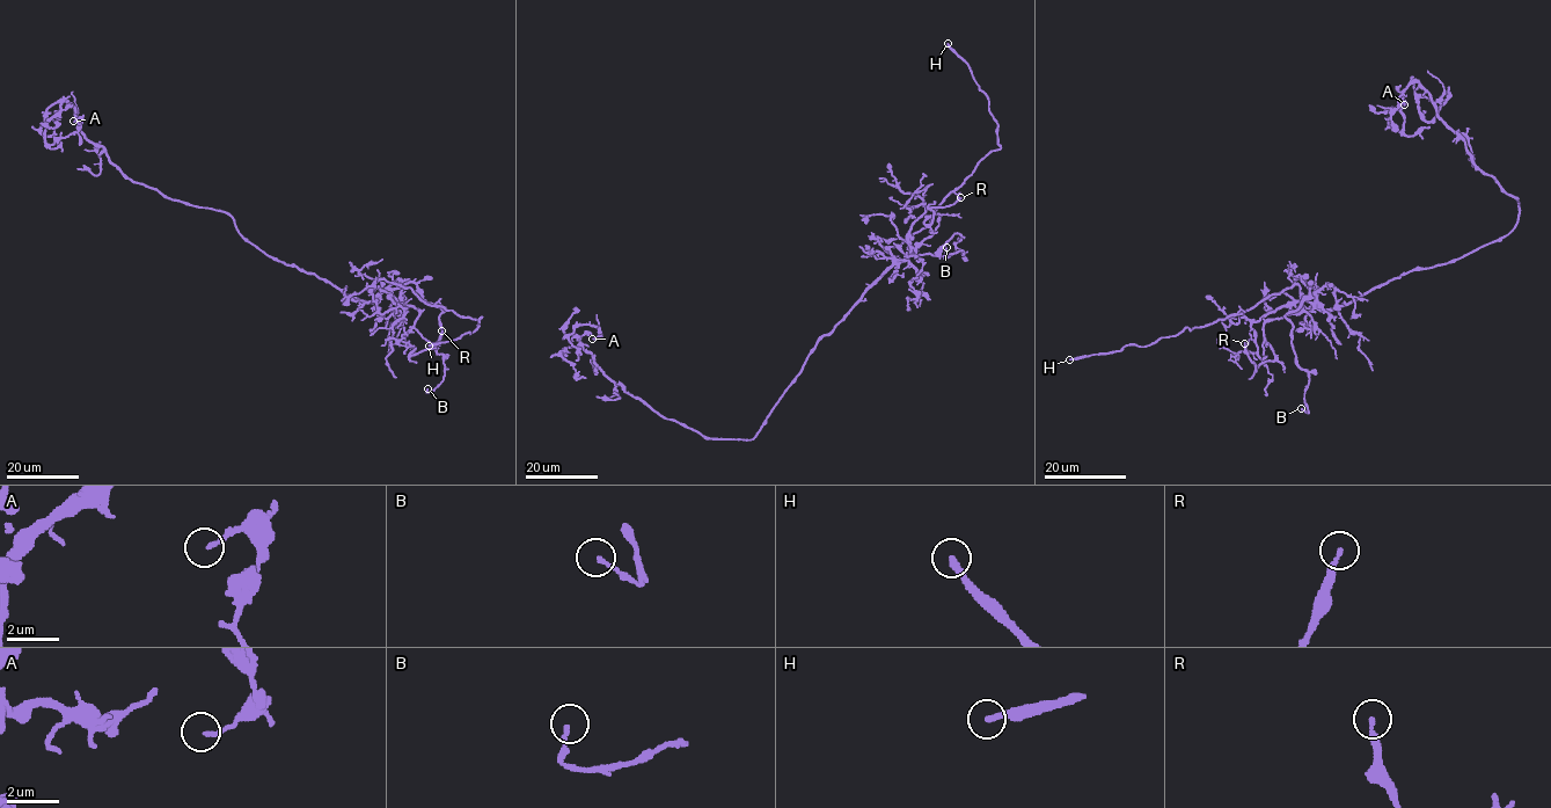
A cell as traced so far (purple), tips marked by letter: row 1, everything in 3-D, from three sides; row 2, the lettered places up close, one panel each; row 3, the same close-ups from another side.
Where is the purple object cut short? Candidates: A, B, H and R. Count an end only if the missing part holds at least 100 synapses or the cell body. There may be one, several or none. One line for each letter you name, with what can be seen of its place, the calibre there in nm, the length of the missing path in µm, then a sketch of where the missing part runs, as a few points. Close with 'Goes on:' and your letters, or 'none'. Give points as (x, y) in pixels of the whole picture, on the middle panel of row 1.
H: at (948, 43); 240 nm thick; about 10 µm are missing; missing branch runs (948, 43), (933, 35), (923, 21)
Goes on: H

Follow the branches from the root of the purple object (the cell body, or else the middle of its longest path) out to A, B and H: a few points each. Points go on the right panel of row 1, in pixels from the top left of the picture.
A: (1441, 264), (1506, 235), (1519, 202), (1476, 166), (1417, 82), (1399, 100), (1399, 131), (1389, 119), (1404, 104)
B: (1441, 264), (1331, 308), (1308, 288), (1285, 315), (1308, 376), (1308, 413), (1301, 408)
H: (1441, 264), (1416, 268), (1329, 308), (1316, 308), (1295, 284), (1244, 312), (1147, 346), (1069, 359)

